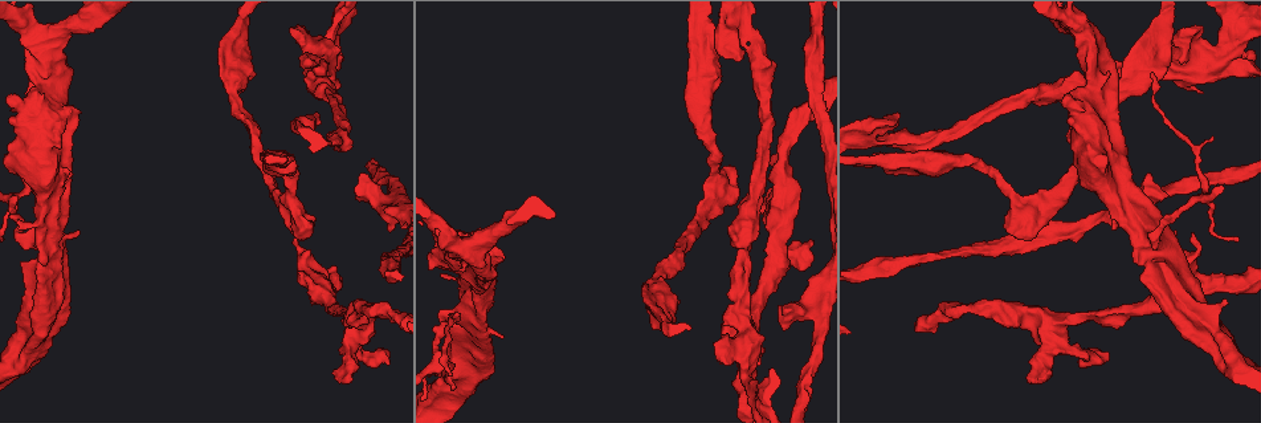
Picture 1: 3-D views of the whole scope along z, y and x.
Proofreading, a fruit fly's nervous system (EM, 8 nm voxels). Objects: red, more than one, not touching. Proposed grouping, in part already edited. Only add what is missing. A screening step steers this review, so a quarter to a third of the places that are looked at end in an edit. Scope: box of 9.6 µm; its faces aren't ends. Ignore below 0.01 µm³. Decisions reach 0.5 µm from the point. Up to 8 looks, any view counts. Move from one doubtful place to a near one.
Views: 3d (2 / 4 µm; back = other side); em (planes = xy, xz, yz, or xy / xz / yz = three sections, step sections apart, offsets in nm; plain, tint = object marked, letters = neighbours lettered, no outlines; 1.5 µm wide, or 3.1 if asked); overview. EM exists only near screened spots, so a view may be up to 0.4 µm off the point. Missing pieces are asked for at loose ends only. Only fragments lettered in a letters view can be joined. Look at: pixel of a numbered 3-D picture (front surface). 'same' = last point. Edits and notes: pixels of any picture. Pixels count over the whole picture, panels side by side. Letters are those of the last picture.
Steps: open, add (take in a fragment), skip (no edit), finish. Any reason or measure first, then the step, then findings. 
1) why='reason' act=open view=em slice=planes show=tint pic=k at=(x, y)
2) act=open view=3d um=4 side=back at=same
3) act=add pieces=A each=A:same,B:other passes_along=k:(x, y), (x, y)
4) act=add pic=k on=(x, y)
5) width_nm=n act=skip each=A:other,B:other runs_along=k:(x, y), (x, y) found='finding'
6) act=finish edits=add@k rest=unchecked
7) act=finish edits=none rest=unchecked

why='an open end' act=open view=3d um=2 side=back pic=1 at=(388, 363)

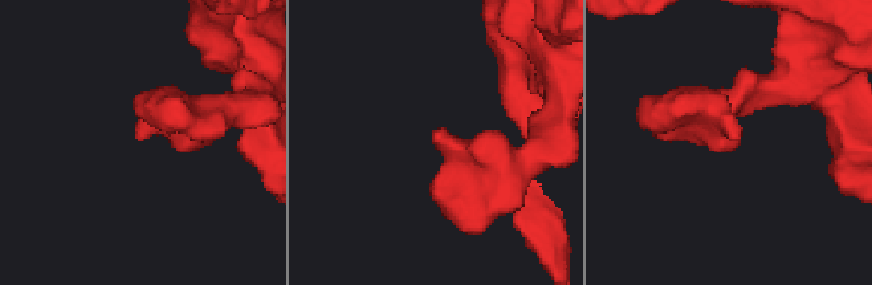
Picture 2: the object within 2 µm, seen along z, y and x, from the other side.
why='shape alone is not enough' act=open view=em slice=planes show=letters pic=2 at=(137, 137)

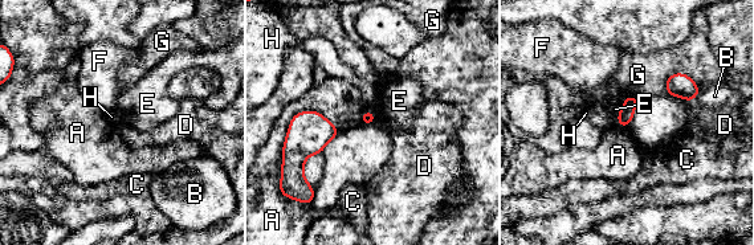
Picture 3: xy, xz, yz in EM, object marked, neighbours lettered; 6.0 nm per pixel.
act=skip each=A:other,B:other,C:other,D:other,E:other,F:other,G:other,H:other border=3:(375, 114), (373, 123) found='no lettered fragment goes on from it'

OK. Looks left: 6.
why='free end' act=open view=3d um=2 pic=1 at=(364, 172)

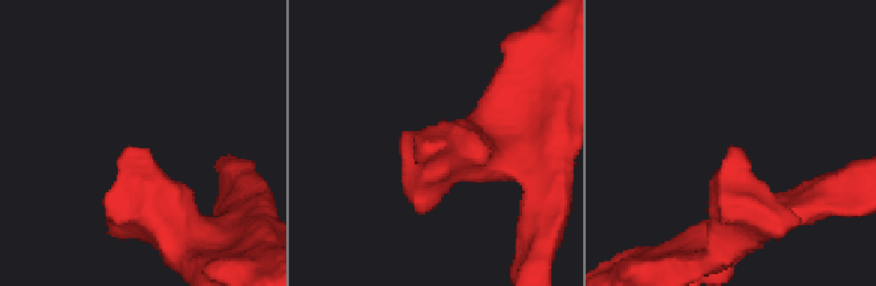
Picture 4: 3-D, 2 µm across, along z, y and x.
why='shape alone is not enough' act=open view=em slice=planes show=tint pic=4 at=(426, 150)

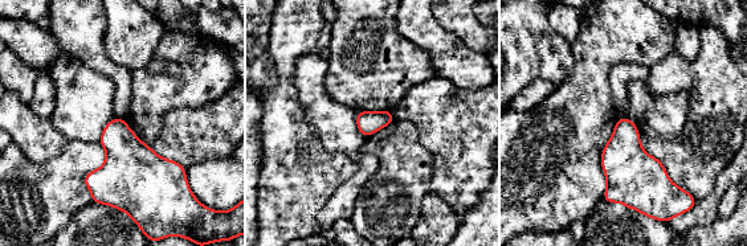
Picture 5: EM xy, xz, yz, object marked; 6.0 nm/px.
act=open view=em slice=planes show=letters at=same

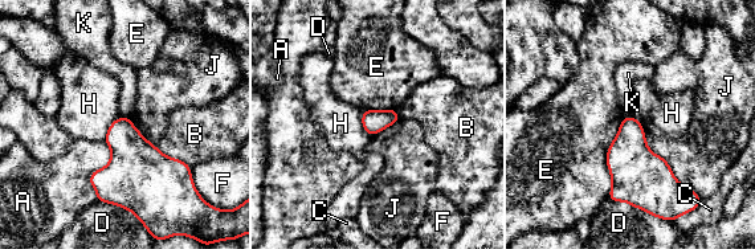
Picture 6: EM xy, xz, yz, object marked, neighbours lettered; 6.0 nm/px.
width_nm=340 act=skip each=A:other,B:other,C:other,D:other,E:other,F:other,H:other,J:other,K:other border=6:(105, 141), (97, 200) found='no lettered fragment goes on from it'

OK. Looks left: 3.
why='an open end' act=open view=3d um=2 pic=1 at=(741, 60)

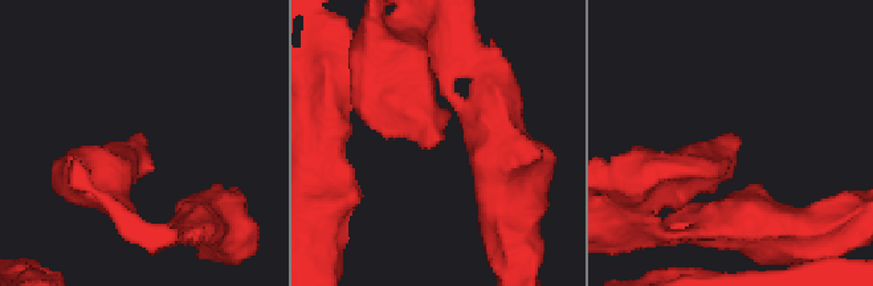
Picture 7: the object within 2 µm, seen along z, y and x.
why='need the tissue' act=open view=em slice=xz step=4 show=letters pic=7 at=(725, 137)

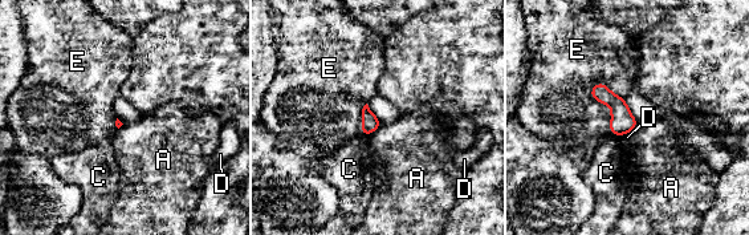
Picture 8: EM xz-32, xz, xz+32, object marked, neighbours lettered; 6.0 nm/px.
act=skip each=A:other,C:other,D:other,E:other border=8:(598, 81), (611, 134) found='no lettered fragment goes on from it'

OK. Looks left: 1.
act=finish edits=none rest=unchecked

